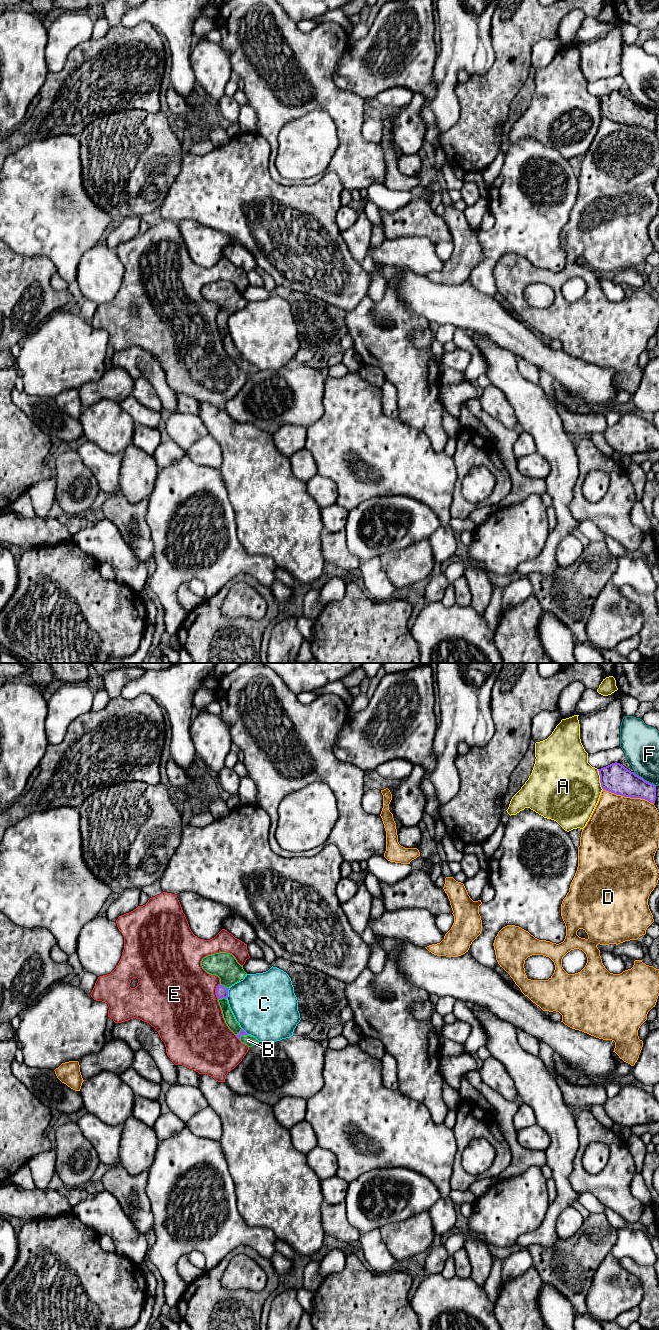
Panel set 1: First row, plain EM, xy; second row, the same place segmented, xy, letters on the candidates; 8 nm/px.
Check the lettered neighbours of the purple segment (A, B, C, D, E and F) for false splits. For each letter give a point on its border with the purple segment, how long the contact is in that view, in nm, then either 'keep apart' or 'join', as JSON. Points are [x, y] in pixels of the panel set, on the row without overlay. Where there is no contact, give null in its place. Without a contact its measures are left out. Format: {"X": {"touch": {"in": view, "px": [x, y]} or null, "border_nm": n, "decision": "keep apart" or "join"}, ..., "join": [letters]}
{"A": {"touch": {"in": "xy", "px": [600, 107]}, "border_nm": 180, "decision": "keep apart"}, "B": {"touch": {"in": "xy", "px": [224, 315]}, "border_nm": 80, "decision": "join"}, "C": {"touch": {"in": "xy", "px": [227, 321]}, "border_nm": 90, "decision": "keep apart"}, "D": {"touch": {"in": "xy", "px": [628, 124]}, "border_nm": 420, "decision": "keep apart"}, "E": {"touch": {"in": "xy", "px": [216, 319]}, "border_nm": 130, "decision": "keep apart"}, "F": {"touch": {"in": "xy", "px": [643, 107]}, "border_nm": 220, "decision": "keep apart"}, "join": ["B"]}

